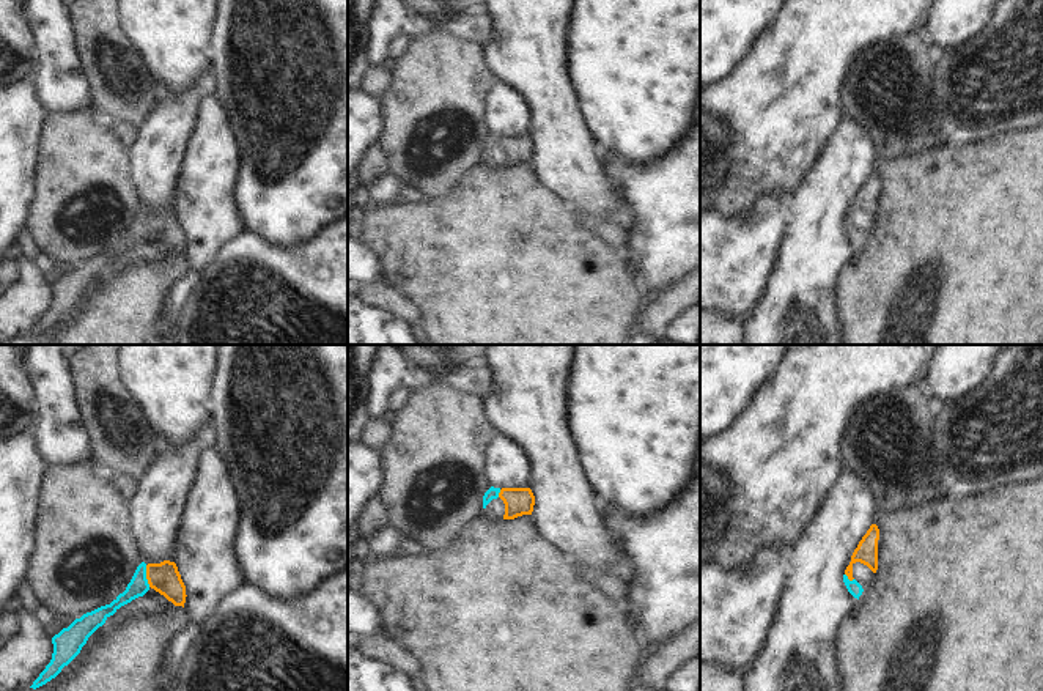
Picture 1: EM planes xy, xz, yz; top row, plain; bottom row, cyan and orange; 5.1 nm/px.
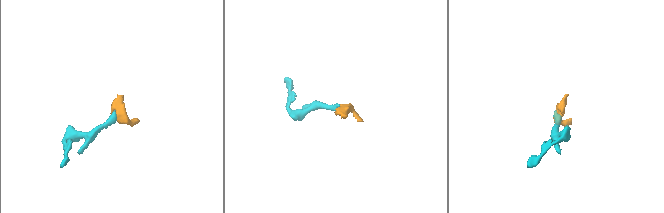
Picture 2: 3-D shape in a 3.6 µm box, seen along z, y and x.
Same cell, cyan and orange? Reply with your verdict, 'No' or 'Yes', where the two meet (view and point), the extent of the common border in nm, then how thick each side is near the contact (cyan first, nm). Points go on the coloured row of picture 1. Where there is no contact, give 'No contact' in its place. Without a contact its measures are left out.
Yes. Touches cyan at xy (145, 576). Shared border 110 nm. Thickness 100 nm (cyan) against 160 nm.

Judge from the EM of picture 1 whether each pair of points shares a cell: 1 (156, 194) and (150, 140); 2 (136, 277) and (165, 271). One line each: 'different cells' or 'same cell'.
1: same cell
2: same cell

